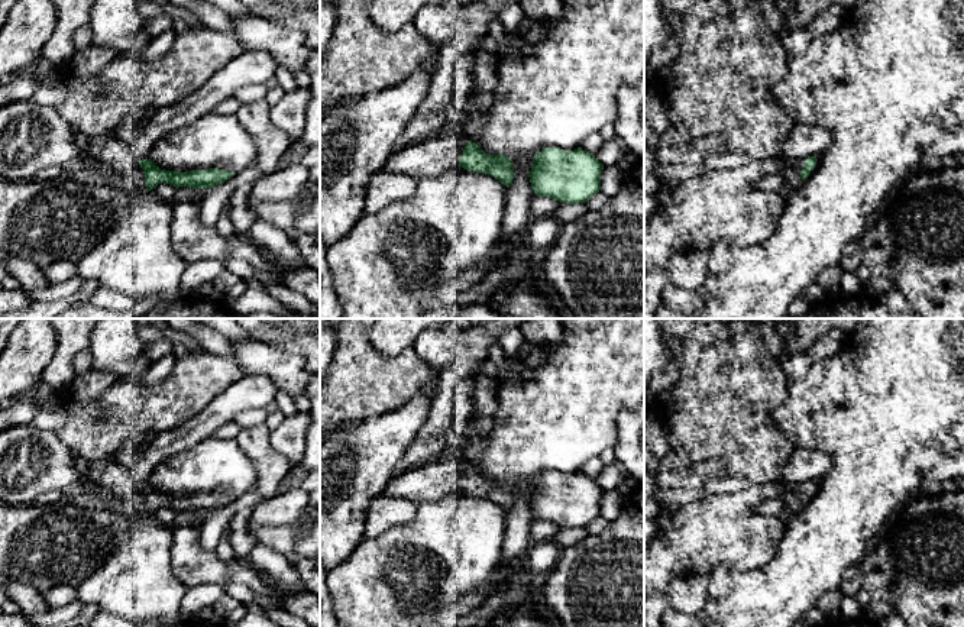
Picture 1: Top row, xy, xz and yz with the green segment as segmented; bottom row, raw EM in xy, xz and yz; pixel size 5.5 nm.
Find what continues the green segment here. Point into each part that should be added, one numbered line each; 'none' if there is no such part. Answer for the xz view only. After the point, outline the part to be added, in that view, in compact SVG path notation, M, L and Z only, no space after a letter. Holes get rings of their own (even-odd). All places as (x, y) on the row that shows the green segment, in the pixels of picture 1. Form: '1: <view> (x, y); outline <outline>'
1: xz (437, 154); outline M457 132L433 135L394 153L378 172L415 180L437 177L459 167L462 155Z

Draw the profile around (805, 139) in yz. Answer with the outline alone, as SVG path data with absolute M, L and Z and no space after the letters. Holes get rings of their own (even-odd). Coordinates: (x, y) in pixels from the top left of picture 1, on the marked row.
M796 122L792 125L782 158L790 164L809 156L821 156L831 143L831 135L824 126Z

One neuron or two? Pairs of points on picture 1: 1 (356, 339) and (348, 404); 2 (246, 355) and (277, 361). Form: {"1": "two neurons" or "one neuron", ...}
{"1": "one neuron", "2": "one neuron"}

